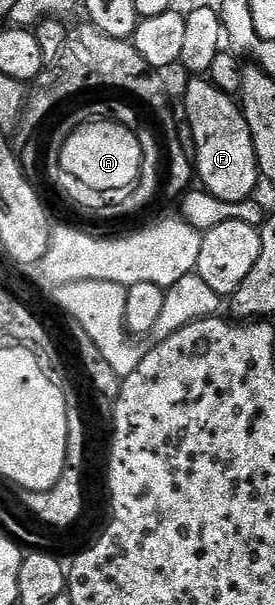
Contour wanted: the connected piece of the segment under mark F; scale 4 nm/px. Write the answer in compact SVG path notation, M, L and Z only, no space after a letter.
M193 78L185 92L185 116L187 126L193 135L192 151L195 153L195 176L200 187L223 202L239 203L250 199L257 188L259 173L255 146L251 142L251 130L247 130L245 116L241 113L240 103L230 93L219 90L208 78Z

